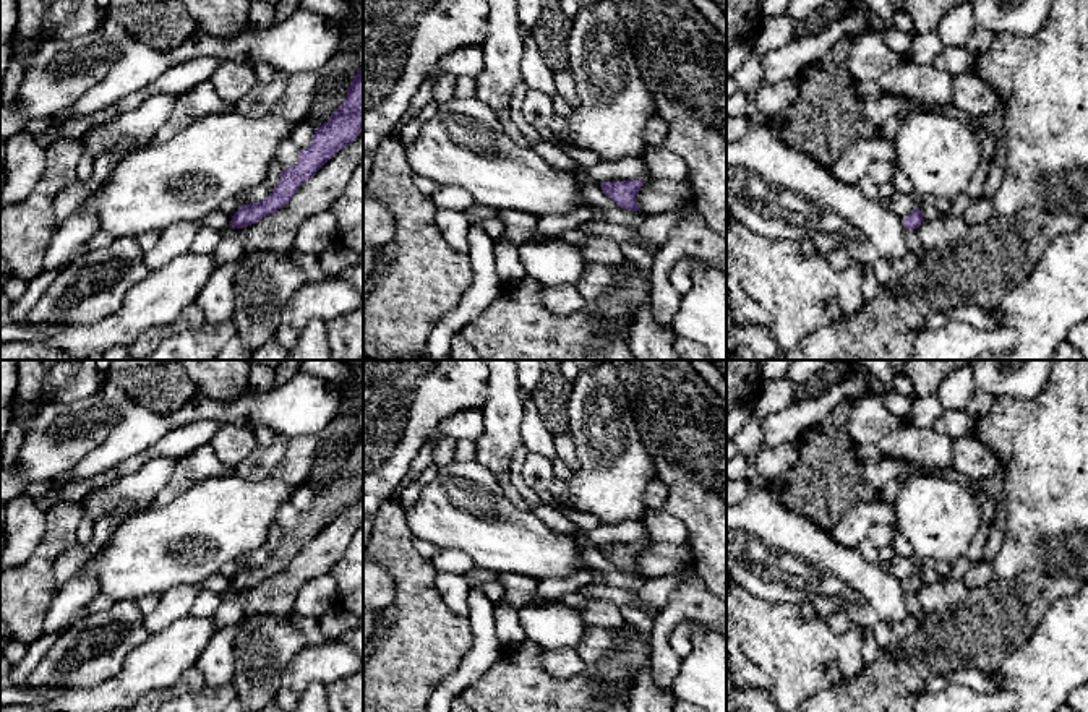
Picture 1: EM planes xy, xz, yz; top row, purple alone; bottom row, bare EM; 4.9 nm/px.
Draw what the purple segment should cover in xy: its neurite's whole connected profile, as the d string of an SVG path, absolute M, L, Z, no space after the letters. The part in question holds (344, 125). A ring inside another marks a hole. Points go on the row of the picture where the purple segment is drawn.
M363 66L357 68L357 76L347 88L347 97L341 107L315 130L308 148L300 149L298 162L284 169L282 177L272 193L250 204L242 204L232 216L230 225L237 229L256 224L263 217L284 208L300 185L313 177L342 148L355 141L363 130Z

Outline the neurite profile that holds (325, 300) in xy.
M339 276L305 282L284 307L274 337L285 352L290 352L313 320L329 323L355 310L362 302L363 295Z

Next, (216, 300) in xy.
M242 259L217 268L195 303L201 308L206 323L230 323L233 315L233 276Z

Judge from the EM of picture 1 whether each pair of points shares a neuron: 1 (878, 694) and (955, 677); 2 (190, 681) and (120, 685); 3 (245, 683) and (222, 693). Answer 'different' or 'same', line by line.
1: different
2: different
3: different

